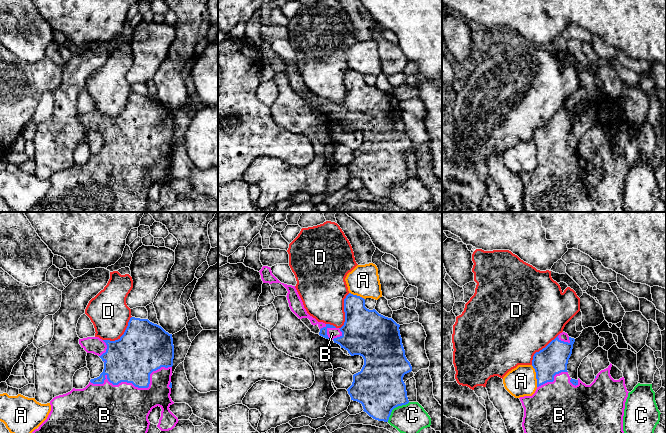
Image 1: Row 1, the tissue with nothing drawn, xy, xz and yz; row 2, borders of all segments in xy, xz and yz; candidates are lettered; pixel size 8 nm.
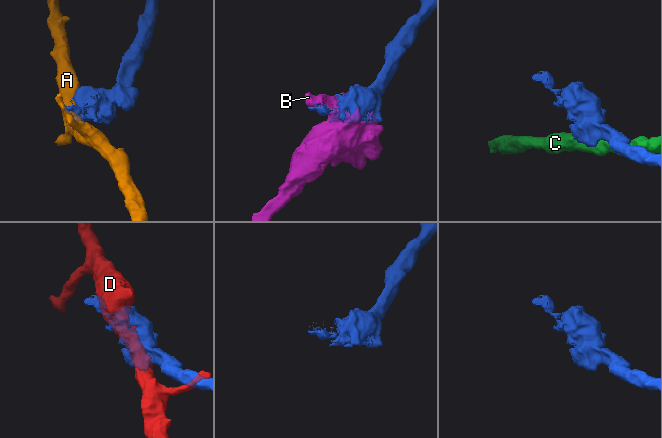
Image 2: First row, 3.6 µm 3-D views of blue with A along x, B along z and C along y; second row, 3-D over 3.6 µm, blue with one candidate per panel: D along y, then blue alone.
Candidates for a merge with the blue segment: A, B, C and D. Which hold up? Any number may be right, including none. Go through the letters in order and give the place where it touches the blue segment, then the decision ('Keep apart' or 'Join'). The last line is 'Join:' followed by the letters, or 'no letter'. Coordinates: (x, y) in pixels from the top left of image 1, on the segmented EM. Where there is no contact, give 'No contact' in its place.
A: Touches blue at yz (536, 376). Keep apart
B: Touches blue at xy (135, 386). Join
C: Touches blue at xz (395, 407). Keep apart
D: Touches blue at xy (122, 335). Keep apart
Join: B

